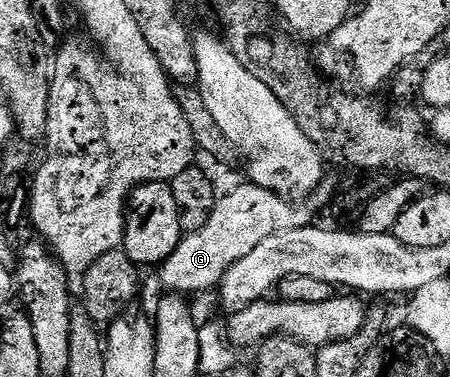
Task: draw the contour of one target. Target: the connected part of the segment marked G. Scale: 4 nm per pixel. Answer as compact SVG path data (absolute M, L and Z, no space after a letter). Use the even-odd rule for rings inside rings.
M331 177L322 178L320 184L305 201L290 201L279 197L277 194L261 189L258 185L244 183L238 189L233 189L229 197L222 196L219 204L211 211L211 219L199 231L186 233L182 236L179 247L159 267L161 281L166 285L166 290L176 291L181 295L189 293L205 293L209 288L220 286L221 277L243 255L251 255L255 247L263 239L278 234L279 231L297 230L308 228L315 212L327 206L337 195L336 180ZM245 201L253 201L245 210Z

